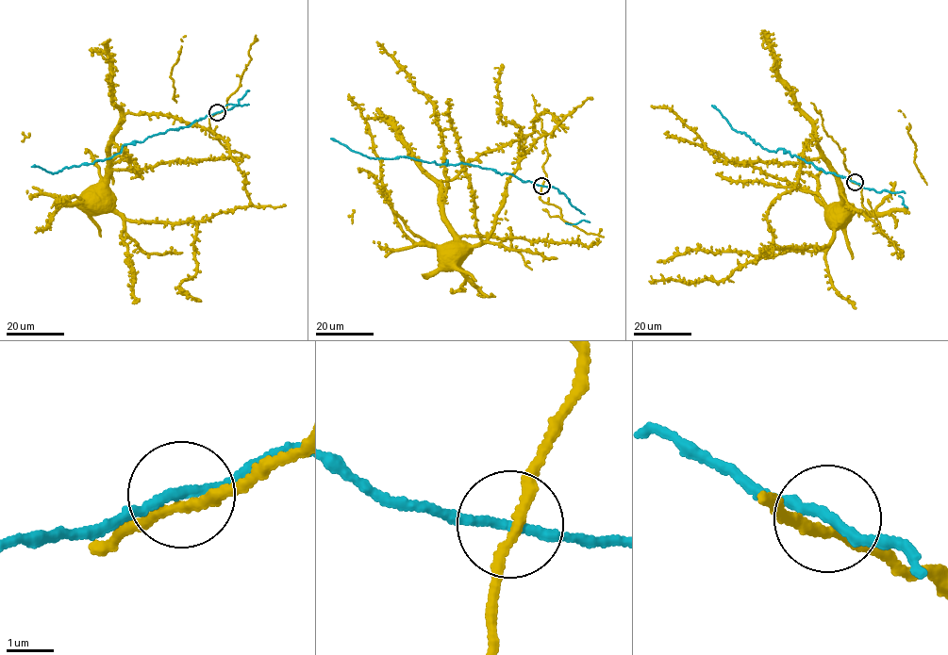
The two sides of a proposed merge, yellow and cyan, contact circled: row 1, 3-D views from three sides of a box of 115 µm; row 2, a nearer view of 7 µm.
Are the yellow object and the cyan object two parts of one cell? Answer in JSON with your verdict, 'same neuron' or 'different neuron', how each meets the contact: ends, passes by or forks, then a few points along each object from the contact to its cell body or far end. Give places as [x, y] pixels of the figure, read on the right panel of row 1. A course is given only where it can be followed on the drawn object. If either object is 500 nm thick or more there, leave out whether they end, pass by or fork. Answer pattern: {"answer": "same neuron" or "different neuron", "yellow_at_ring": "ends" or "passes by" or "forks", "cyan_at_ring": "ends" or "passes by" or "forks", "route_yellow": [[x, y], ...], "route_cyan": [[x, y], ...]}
{"answer": "different neuron", "yellow_at_ring": "passes by", "cyan_at_ring": "passes by", "route_yellow": [[855, 182], [862, 188], [862, 206], [903, 254], [840, 193], [841, 205], [834, 210]], "route_cyan": [[855, 182], [825, 172], [791, 156], [788, 151], [763, 148], [744, 132], [733, 129], [711, 105]]}

